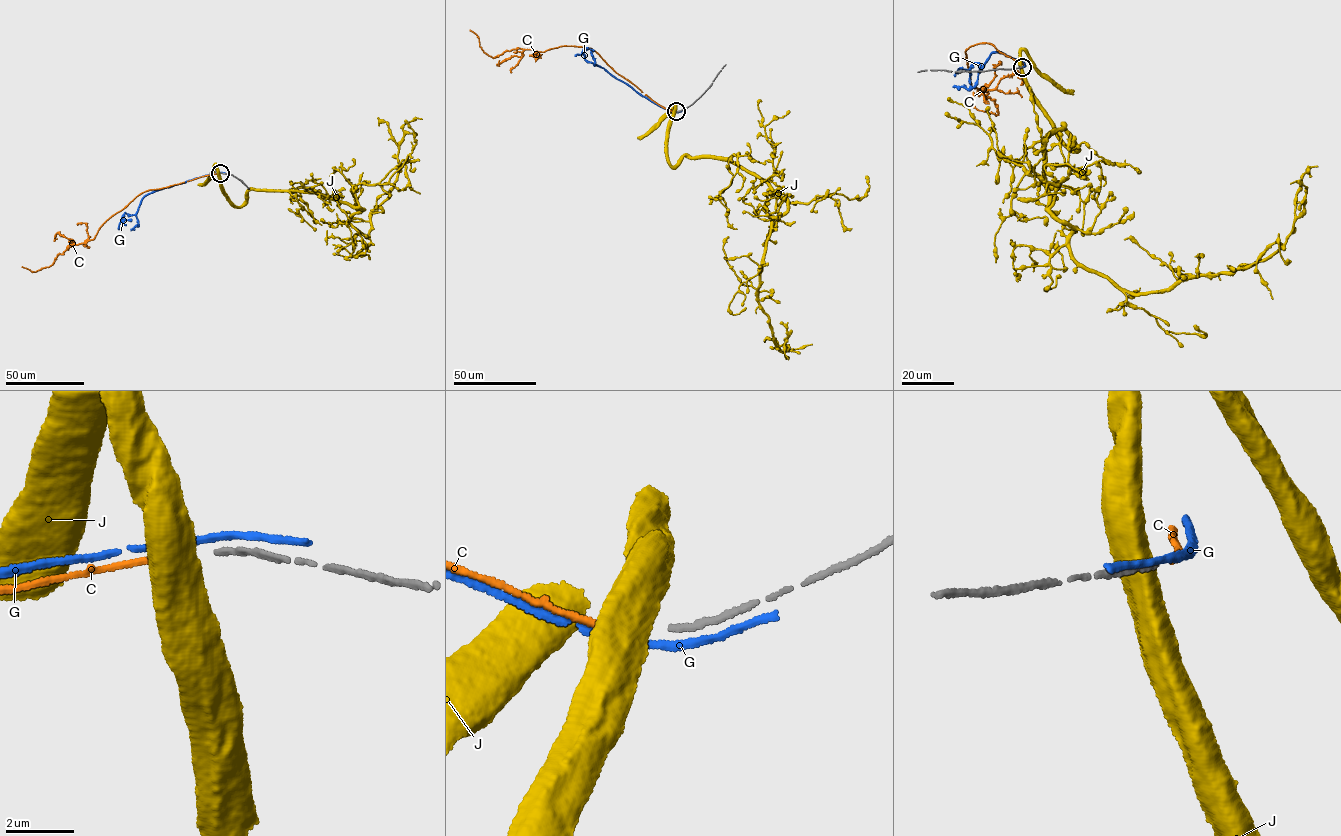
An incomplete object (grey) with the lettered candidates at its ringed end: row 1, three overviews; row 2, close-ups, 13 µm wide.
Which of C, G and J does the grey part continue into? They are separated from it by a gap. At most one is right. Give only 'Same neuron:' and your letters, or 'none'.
Same neuron: none

